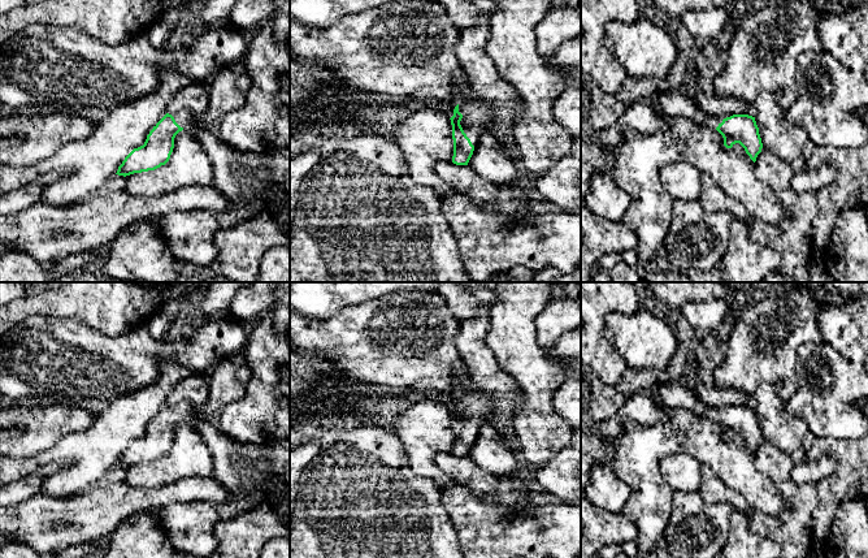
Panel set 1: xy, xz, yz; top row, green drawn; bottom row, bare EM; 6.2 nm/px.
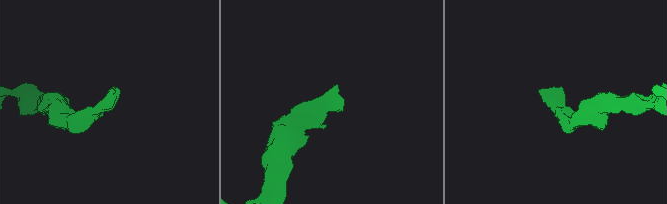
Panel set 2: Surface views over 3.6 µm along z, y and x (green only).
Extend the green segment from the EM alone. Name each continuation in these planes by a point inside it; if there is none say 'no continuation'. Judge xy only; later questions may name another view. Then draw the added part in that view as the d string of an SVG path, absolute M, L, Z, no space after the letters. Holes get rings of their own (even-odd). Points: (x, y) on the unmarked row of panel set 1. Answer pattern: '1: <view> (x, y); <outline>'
1: xy (183, 409); M181 401L172 406L175 414L183 420L188 421L192 415L192 405L188 401Z

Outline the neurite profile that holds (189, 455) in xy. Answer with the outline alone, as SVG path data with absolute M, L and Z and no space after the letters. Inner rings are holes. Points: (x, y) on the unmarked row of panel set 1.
M190 421L179 423L169 453L155 462L125 468L125 483L134 488L156 488L187 476L213 475L213 459Z

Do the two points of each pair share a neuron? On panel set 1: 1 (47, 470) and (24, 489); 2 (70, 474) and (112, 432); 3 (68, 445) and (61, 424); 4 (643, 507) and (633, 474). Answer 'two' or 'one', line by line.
1: one
2: one
3: two
4: one

